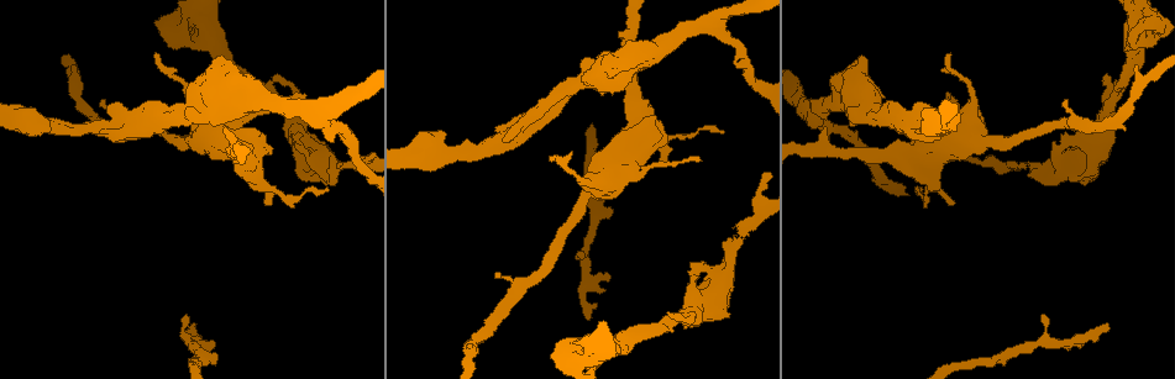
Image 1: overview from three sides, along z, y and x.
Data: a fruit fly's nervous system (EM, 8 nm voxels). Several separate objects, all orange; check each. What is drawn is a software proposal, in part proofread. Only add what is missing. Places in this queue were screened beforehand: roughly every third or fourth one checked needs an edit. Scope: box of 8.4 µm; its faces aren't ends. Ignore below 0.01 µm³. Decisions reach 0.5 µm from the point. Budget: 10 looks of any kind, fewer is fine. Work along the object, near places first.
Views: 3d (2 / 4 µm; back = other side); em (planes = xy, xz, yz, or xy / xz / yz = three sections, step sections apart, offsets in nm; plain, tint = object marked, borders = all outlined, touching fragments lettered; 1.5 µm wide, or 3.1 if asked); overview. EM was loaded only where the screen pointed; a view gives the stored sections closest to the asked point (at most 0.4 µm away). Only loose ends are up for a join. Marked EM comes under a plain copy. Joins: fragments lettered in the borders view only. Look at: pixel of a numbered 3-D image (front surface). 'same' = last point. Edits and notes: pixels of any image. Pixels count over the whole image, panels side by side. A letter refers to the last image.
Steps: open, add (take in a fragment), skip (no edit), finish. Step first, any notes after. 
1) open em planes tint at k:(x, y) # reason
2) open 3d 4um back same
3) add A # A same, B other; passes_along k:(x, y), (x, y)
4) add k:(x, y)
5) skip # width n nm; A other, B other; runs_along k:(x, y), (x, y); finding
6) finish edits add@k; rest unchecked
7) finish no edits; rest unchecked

open em planes borders at 1:(1151, 44)

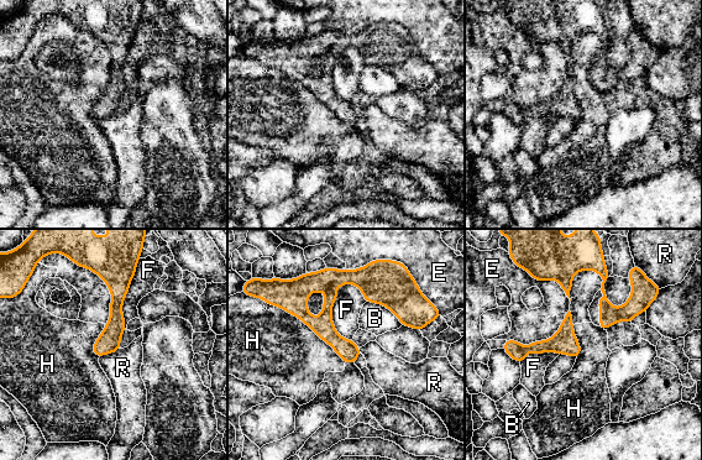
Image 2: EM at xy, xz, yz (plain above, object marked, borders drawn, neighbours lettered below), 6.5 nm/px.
skip # B other, E other, F other, H other, R other; border 2:(120, 349), (99, 357); no lettered fragment goes on from it

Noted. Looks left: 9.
open em planes tint at 1:(107, 105) # branch stops here

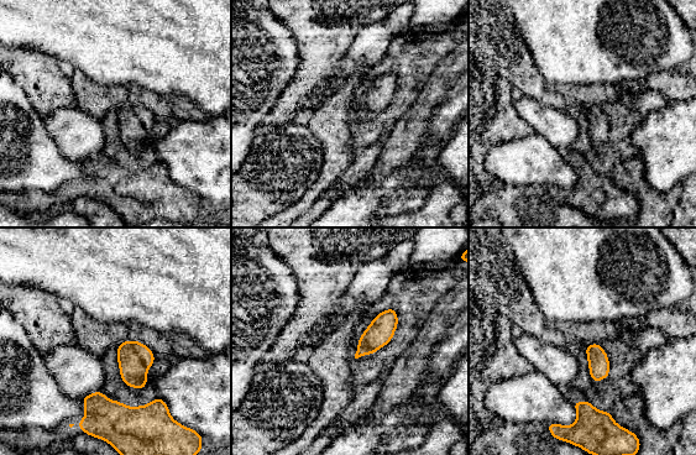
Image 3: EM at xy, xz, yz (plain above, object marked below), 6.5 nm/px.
open em planes borders same

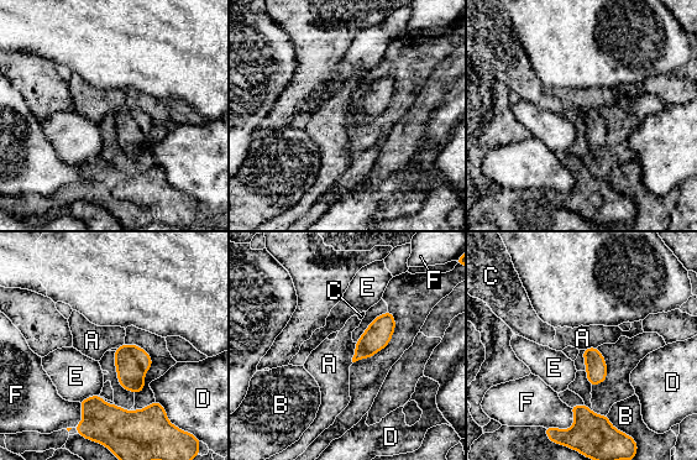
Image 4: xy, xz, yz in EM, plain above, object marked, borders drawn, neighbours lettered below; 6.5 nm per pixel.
skip # A other, B other, C other, D other, E other, F other; border 4:(356, 343), (352, 362); none of them fits

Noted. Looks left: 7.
open em planes borders at 1:(825, 126) # branch stops here

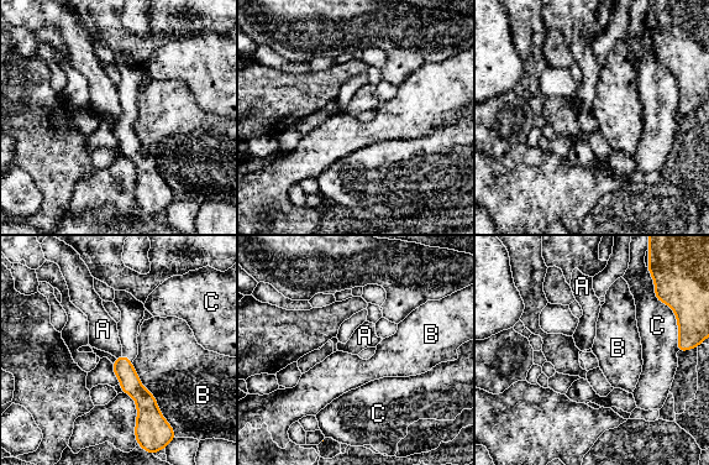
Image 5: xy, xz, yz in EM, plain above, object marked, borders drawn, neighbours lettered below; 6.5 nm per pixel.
skip # width 130 nm; A other, B other, C other; border 5:(121, 354), (116, 359); no lettered fragment goes on from it

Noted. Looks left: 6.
open 3d 2um back at 1:(1109, 328) # free end

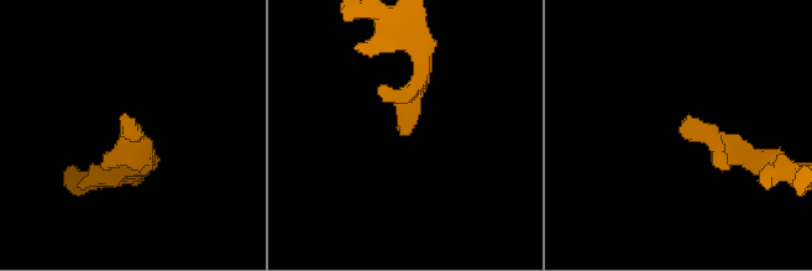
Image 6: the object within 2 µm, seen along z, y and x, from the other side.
open em planes borders at 6:(400, 132) # need the tissue

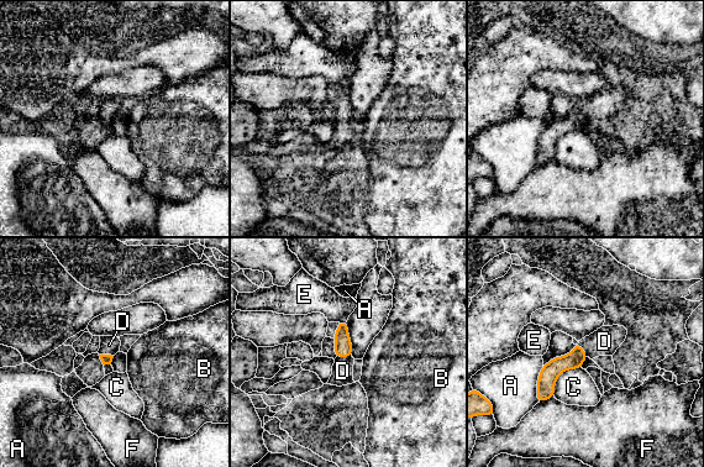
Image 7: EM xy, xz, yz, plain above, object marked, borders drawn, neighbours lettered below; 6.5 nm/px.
add D # A other, B other, C other, D same, E other, F other; passes_along 7:(342, 342), (343, 356), (342, 371); the neuron continues

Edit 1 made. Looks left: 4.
finish edits add@7; rest unchecked

